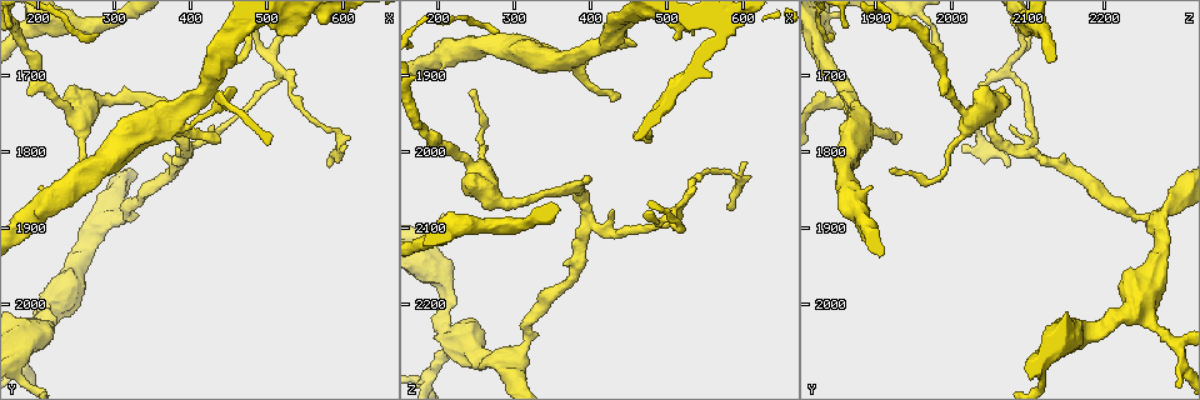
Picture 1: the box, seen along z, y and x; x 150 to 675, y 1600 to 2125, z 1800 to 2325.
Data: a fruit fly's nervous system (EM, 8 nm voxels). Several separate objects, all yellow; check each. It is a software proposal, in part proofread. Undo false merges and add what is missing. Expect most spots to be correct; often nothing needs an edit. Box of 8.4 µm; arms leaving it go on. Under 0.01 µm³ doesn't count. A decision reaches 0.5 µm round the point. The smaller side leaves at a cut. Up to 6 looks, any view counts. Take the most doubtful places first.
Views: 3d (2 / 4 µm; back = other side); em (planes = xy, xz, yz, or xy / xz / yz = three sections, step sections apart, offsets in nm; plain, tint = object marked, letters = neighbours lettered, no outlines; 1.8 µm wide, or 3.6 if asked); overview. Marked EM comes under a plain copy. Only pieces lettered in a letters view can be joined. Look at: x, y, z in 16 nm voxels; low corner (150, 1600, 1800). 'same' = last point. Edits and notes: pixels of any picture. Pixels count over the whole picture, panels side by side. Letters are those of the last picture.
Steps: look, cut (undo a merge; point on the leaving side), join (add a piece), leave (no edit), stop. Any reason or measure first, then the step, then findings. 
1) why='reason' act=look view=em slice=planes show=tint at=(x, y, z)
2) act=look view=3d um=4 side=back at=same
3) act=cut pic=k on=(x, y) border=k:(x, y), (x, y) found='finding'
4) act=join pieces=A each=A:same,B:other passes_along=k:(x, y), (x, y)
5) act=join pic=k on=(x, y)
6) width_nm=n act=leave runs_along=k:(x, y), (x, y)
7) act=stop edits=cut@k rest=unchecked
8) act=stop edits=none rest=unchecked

why='thin neck' act=look view=em slice=planes show=letters at=(210, 2025, 2200)

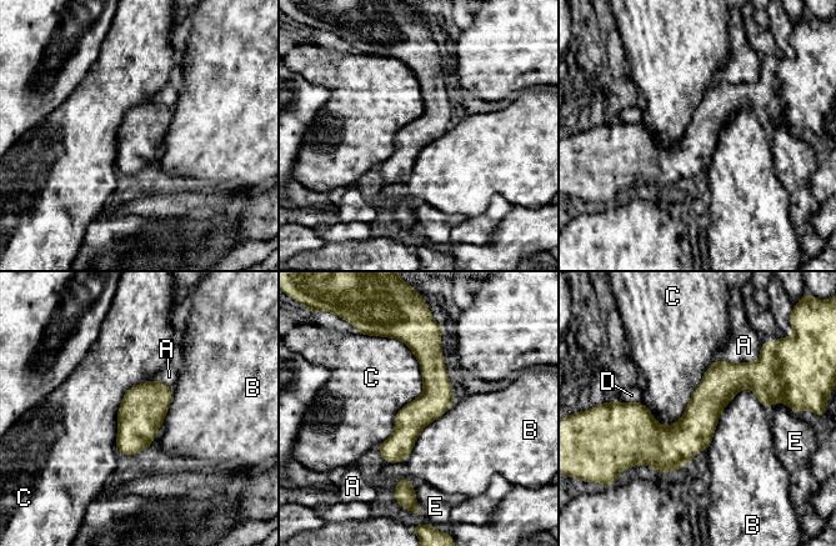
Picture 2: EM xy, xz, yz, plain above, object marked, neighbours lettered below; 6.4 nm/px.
longest_contact=C:750nm act=leave each=A:other,B:other,C:other,D:other,E:other border=2:(383, 335), (422, 391), (376, 447) found='continuous, no second neuron'

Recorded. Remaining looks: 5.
why='an open end' act=look view=em slice=xz step=4 show=tint at=(535, 1645, 1845)

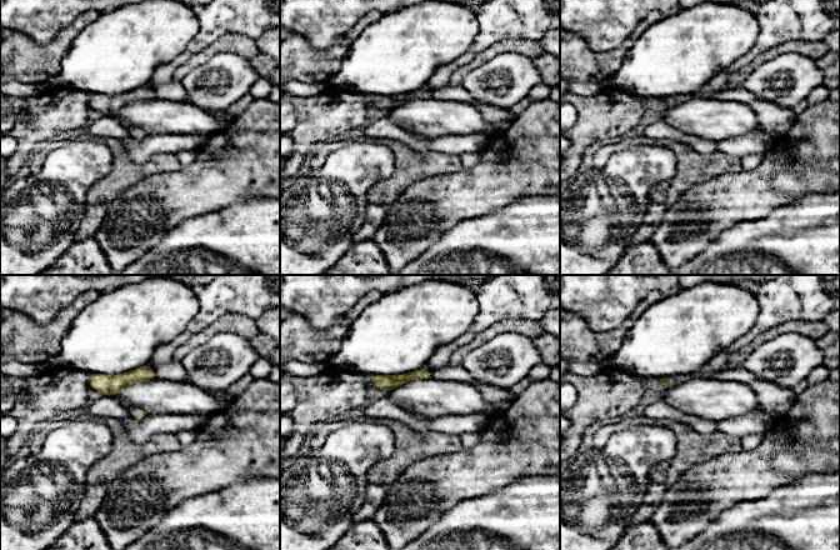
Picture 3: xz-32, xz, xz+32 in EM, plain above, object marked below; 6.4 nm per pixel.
act=look view=em slice=planes show=letters at=same

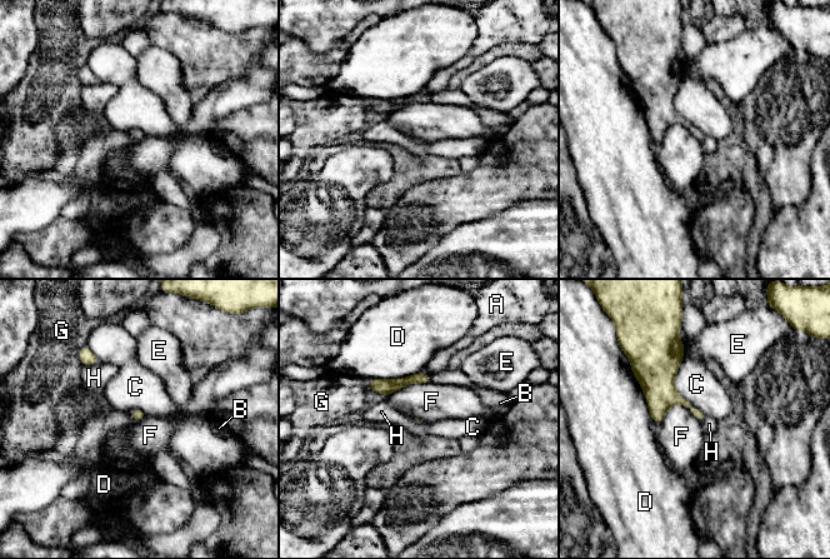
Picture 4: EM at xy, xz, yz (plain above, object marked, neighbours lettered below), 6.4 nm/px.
longest_contact=C:400nm act=leave each=A:other,B:other,C:other,D:other,E:other,F:other,G:other,H:other border=4:(430, 382), (409, 383), (386, 397) found='none of them fits'

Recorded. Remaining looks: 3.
why='arms part here' act=look view=em slice=planes show=letters at=(255, 1755, 2025)

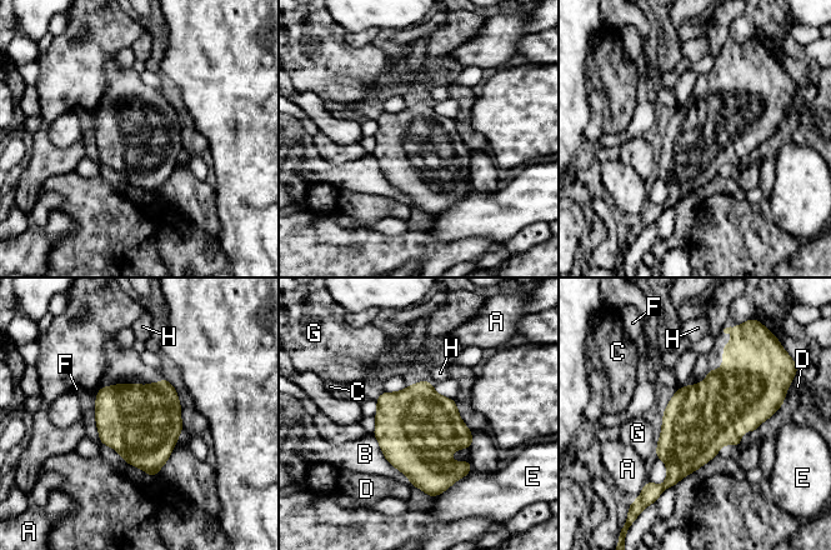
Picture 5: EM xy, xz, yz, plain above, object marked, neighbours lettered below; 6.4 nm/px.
longest_contact=B:400nm act=leave each=A:other,B:other,C:other,D:other,E:other,F:other,G:other,H:other border=5:(371, 434), (409, 484) found='one neuron here'

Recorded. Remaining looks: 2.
act=stop edits=none rest=unchecked

